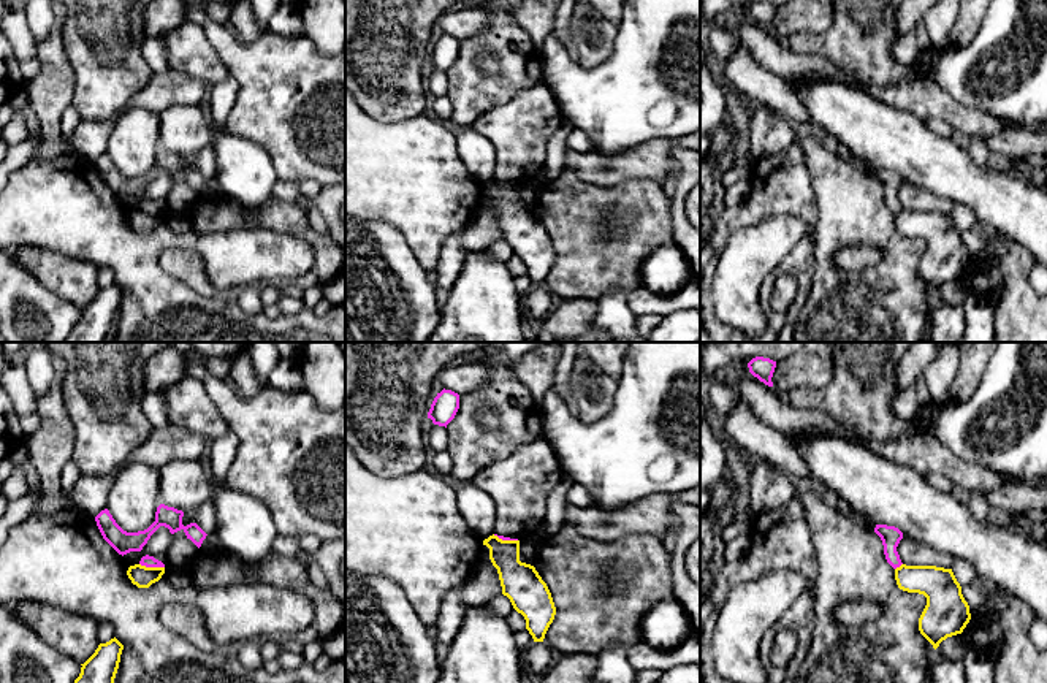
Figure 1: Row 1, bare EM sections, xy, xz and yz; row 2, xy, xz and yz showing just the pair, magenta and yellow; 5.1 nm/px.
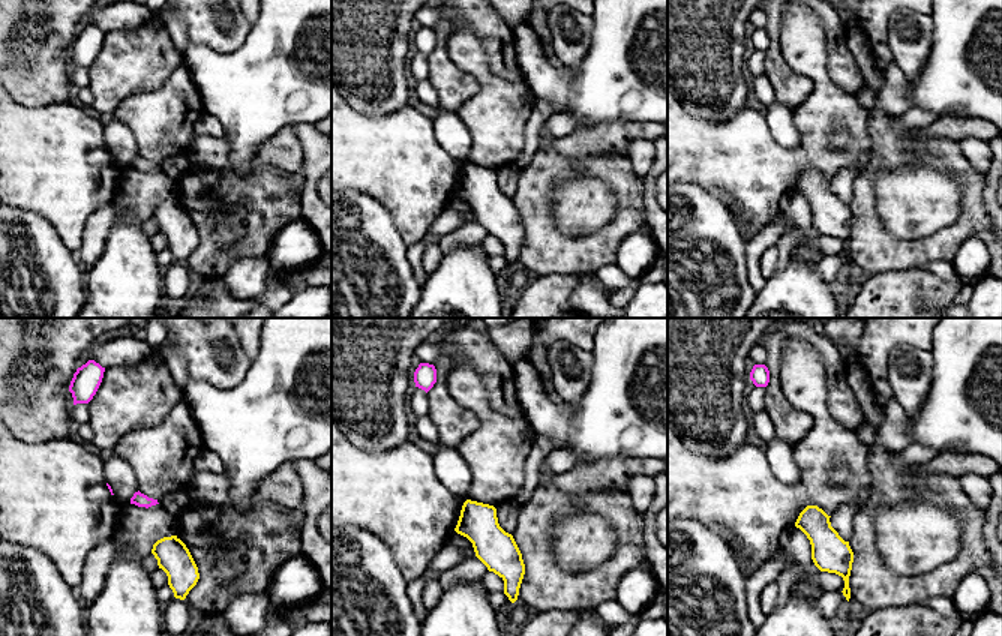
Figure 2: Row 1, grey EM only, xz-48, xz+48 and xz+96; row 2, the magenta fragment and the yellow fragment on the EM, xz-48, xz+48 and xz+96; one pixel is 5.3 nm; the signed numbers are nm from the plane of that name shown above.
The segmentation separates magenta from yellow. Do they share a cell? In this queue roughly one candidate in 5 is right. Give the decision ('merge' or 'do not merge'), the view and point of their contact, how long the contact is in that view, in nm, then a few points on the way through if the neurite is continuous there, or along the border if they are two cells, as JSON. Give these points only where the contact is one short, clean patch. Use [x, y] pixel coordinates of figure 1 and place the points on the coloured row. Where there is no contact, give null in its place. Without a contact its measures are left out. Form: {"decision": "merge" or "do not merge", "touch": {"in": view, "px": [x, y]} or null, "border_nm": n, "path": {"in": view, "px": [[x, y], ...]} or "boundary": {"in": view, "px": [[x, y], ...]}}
{"decision": "do not merge", "touch": {"in": "xy", "px": [152, 566]}, "border_nm": 130, "boundary": {"in": "xy", "px": [[140, 563], [163, 568]]}}

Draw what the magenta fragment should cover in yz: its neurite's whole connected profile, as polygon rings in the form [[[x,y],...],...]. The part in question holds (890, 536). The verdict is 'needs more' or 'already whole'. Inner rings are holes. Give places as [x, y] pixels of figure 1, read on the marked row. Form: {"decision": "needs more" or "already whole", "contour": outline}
{"decision": "already whole", "contour": [[[876,525],[874,532],[881,537],[882,545],[884,545],[884,555],[887,563],[897,569],[903,563],[900,559],[900,555],[897,551],[897,547],[900,540],[903,539],[903,532],[895,528],[895,526],[887,526],[887,525]]]}

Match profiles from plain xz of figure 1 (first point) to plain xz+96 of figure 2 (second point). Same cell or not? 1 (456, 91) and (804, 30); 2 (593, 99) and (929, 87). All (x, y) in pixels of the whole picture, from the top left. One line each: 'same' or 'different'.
1: different
2: same

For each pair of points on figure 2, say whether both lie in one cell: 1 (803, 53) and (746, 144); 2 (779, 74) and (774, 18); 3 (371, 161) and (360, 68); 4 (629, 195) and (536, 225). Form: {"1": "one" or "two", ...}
{"1": "one", "2": "one", "3": "two", "4": "one"}

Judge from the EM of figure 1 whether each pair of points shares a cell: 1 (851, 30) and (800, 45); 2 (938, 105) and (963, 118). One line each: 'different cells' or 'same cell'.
1: same cell
2: same cell

